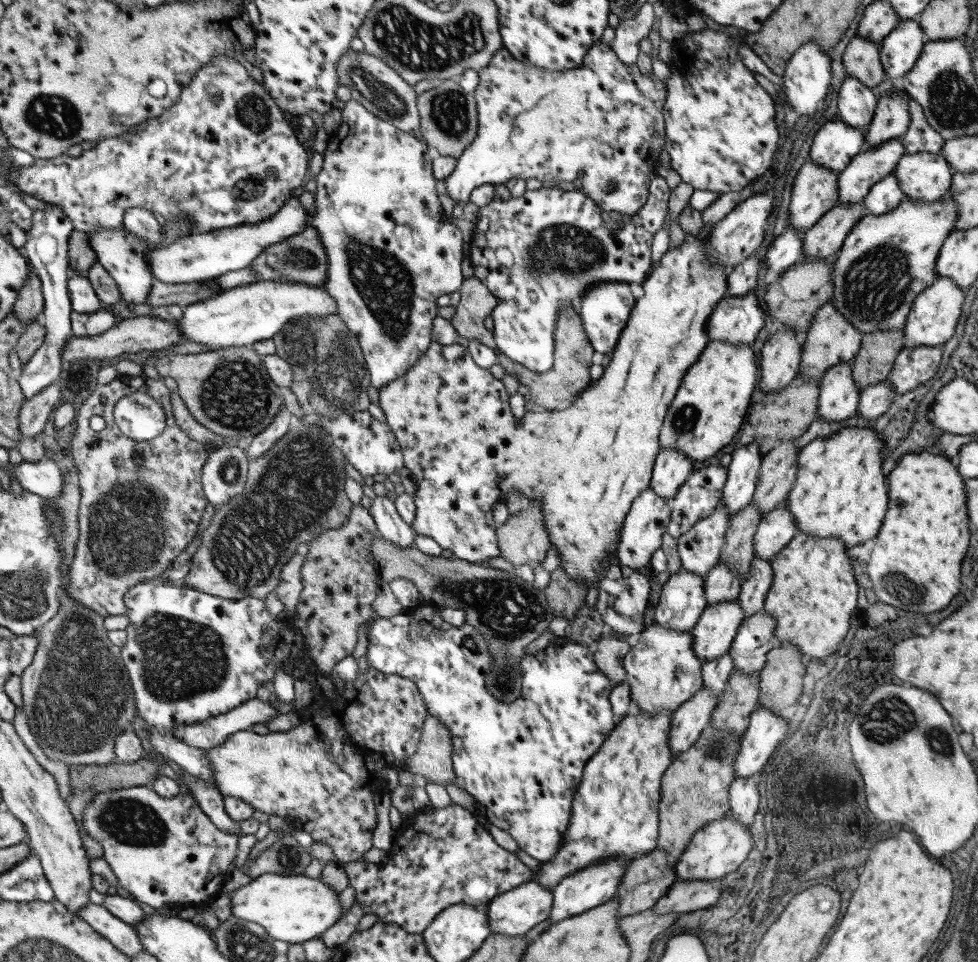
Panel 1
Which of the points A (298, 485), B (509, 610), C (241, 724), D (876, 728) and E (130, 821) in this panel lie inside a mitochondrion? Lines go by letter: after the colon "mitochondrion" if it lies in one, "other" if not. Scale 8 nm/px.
A: mitochondrion
B: mitochondrion
C: other
D: mitochondrion
E: mitochondrion

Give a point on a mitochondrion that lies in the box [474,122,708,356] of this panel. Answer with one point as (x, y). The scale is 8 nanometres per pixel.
(565, 251)

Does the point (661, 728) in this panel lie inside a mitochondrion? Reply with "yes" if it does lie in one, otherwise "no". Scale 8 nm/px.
no

